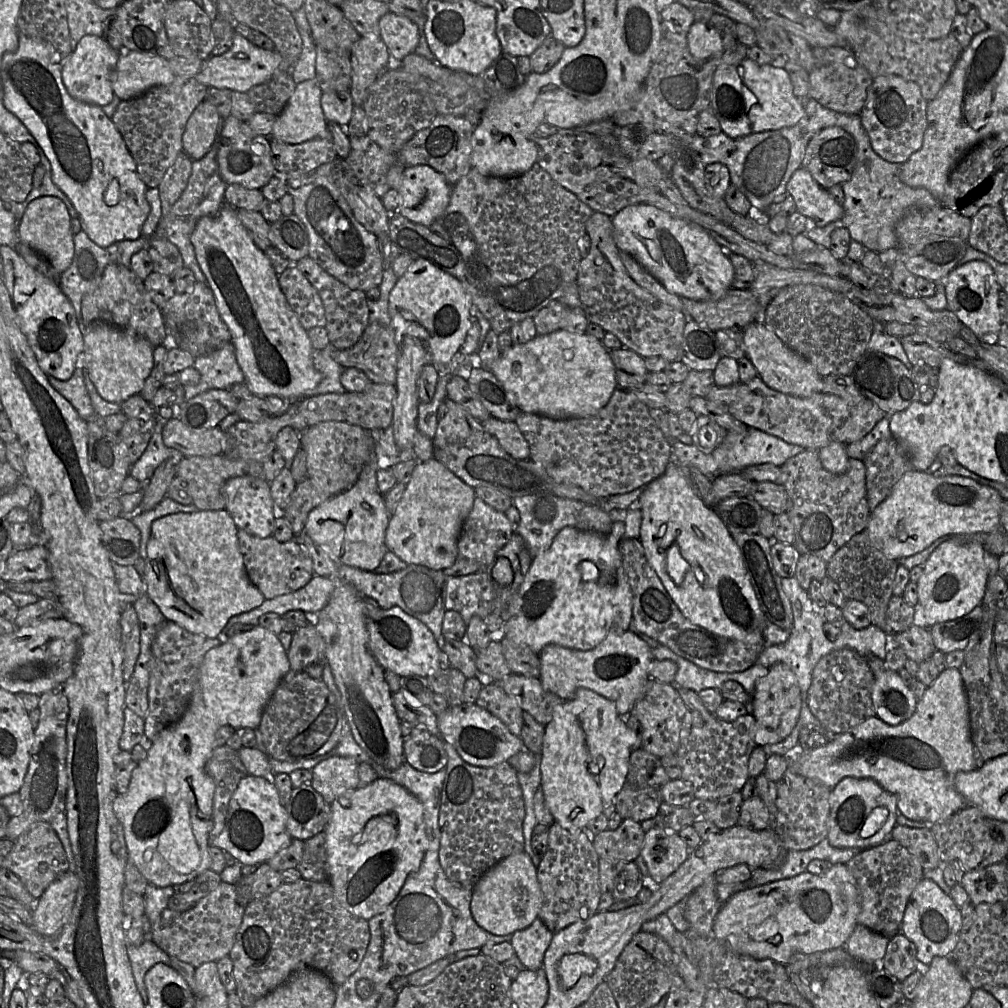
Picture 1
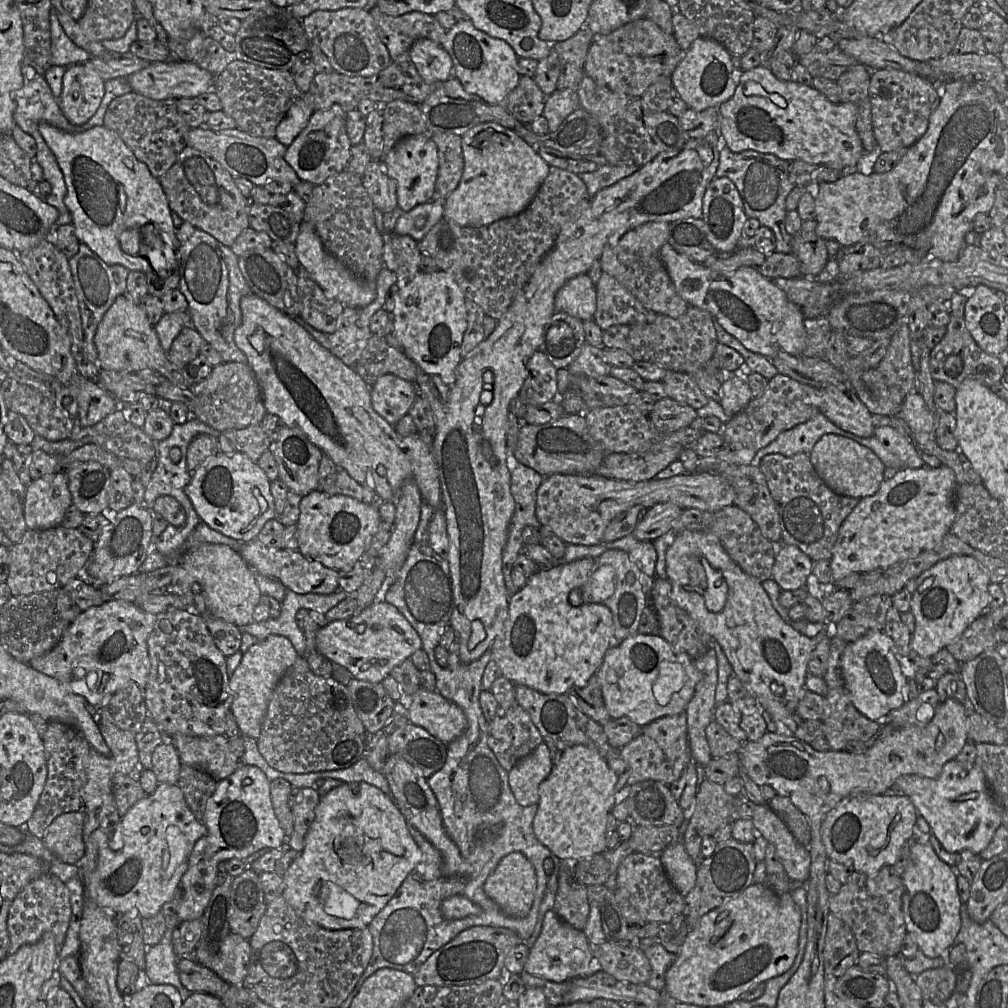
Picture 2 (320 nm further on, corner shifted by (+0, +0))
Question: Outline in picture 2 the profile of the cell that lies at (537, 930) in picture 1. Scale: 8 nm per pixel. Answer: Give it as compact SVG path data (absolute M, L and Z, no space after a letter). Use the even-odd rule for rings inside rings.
M549 910L545 914L540 935L529 950L524 971L556 983L590 976L599 969L589 944L584 931L570 926L555 911Z

